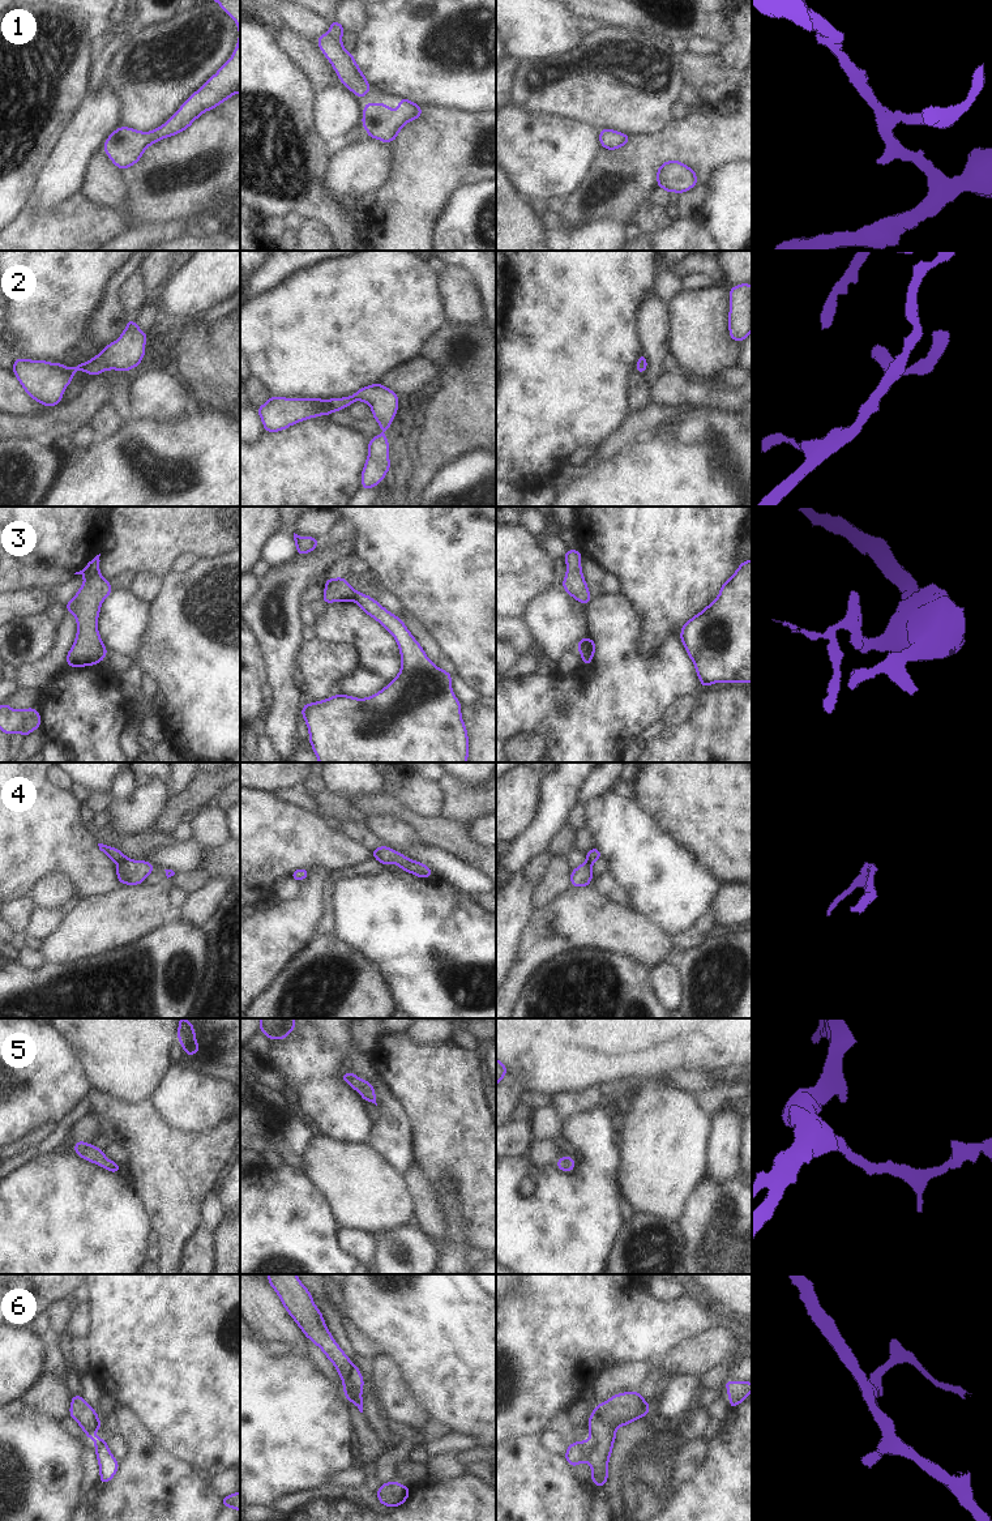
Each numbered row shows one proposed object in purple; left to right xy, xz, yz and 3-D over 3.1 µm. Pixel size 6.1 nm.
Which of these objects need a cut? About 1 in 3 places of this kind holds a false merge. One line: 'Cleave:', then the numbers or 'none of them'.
Cleave: 3, 4, 6

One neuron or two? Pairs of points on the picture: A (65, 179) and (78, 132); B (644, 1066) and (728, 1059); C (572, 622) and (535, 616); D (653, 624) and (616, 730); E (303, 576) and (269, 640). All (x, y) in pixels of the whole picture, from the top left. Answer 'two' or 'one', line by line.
A: one
B: one
C: one
D: two
E: one

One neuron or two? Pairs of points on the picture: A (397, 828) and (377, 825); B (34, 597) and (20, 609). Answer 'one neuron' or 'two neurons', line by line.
A: one neuron
B: one neuron

